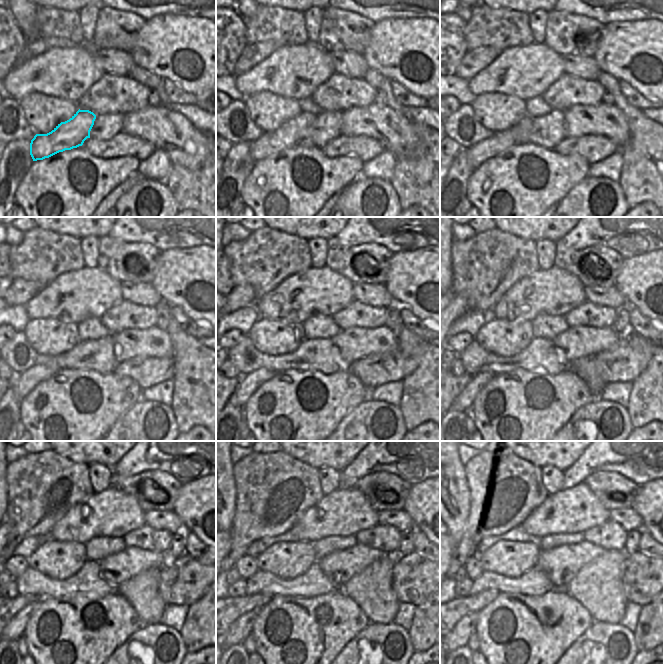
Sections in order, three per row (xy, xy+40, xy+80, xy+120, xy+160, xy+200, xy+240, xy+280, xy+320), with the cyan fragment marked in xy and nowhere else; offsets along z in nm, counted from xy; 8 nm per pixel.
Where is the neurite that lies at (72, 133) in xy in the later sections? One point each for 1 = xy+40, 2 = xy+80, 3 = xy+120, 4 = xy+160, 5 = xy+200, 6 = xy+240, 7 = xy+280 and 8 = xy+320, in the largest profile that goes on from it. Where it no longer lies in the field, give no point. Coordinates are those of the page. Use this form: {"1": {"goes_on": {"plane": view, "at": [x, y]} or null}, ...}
{"1": {"goes_on": {"plane": "xy+40", "at": [296, 131]}}, "2": {"goes_on": {"plane": "xy+80", "at": [500, 141]}}, "3": {"goes_on": {"plane": "xy+120", "at": [24, 383]}}, "4": {"goes_on": {"plane": "xy+160", "at": [249, 383]}}, "5": {"goes_on": {"plane": "xy+200", "at": [463, 402]}}, "6": {"goes_on": {"plane": "xy+240", "at": [14, 630]}}, "7": {"goes_on": {"plane": "xy+280", "at": [241, 628]}}, "8": {"goes_on": {"plane": "xy+320", "at": [466, 627]}}}

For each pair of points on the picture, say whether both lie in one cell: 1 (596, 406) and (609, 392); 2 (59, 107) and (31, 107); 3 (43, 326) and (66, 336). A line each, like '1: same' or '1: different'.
1: different
2: same
3: same

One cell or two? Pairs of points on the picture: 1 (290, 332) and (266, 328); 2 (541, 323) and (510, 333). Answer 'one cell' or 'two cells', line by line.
1: one cell
2: two cells

